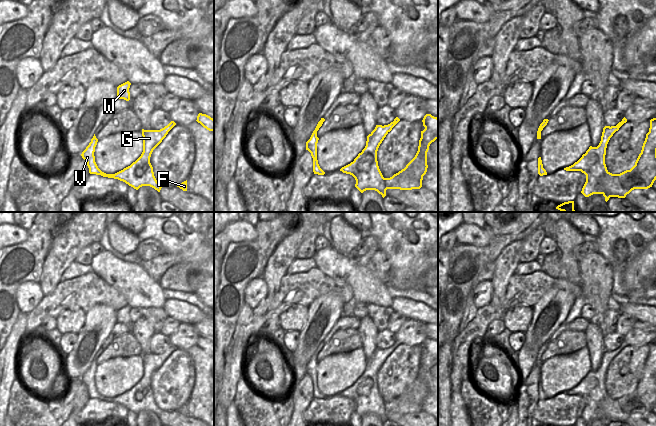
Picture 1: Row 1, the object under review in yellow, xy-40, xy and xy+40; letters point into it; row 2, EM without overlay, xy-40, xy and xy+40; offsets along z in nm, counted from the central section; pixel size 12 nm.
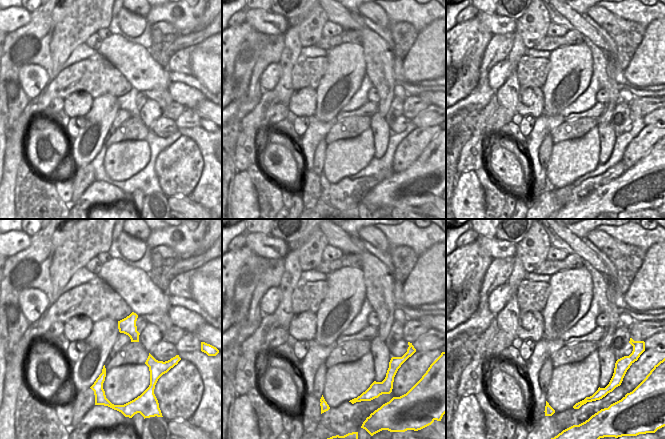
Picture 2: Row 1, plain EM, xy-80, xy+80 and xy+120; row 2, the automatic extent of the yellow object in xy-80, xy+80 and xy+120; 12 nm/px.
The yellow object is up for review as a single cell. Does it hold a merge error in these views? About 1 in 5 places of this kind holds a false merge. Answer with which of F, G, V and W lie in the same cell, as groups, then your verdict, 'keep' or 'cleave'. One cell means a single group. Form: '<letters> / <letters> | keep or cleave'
F G V W | keep

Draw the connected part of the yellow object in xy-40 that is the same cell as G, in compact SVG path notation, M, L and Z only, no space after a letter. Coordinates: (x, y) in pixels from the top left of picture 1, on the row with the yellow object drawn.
M171 121L167 126L160 130L144 130L142 129L143 136L143 152L141 156L133 162L130 166L115 174L106 174L102 172L95 162L95 147L98 139L95 134L91 142L82 152L82 158L87 162L90 174L101 175L103 177L114 178L125 182L129 186L138 190L142 186L150 186L160 192L162 186L157 182L153 167L150 163L150 157L153 150L162 142L168 132L176 125Z

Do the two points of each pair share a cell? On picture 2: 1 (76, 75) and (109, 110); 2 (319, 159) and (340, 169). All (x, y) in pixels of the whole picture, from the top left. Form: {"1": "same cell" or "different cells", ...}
{"1": "different cells", "2": "different cells"}

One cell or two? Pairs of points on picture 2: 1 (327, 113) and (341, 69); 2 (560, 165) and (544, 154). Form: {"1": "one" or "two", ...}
{"1": "one", "2": "two"}

